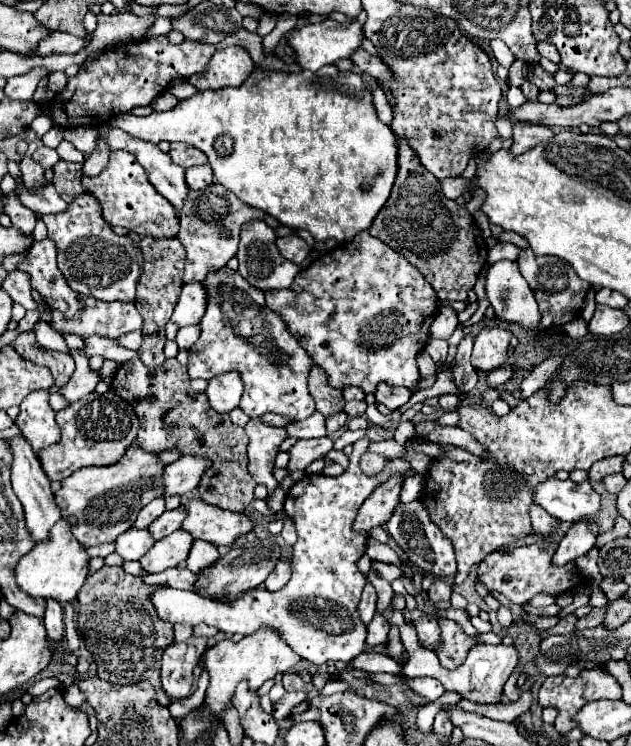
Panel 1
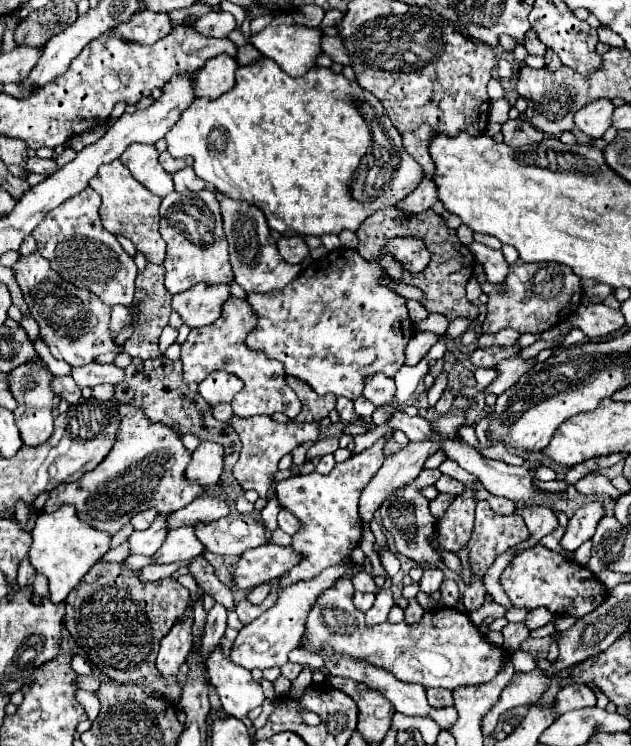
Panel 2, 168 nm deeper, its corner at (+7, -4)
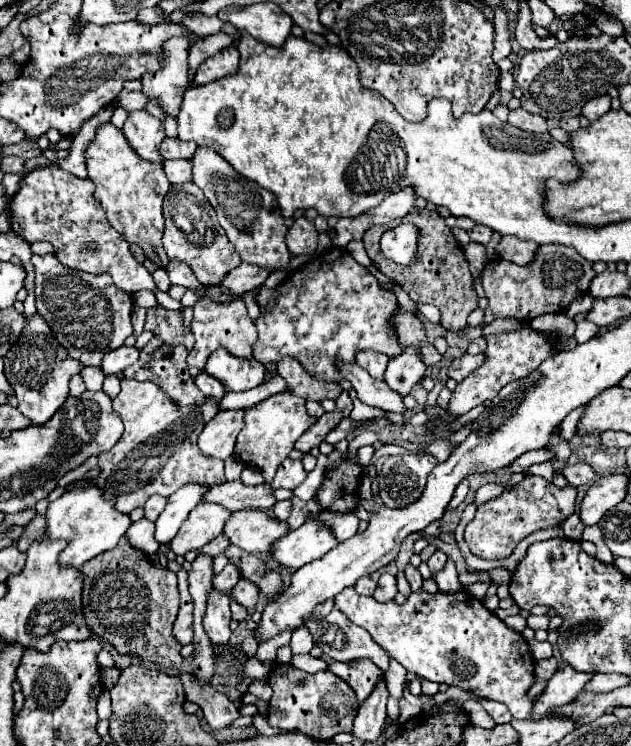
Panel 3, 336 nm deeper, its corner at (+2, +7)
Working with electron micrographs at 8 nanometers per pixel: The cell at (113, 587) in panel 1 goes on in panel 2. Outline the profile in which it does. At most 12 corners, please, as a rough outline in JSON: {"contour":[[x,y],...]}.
{"contour":[[100,561],[68,595],[64,625],[114,683],[178,703],[156,671],[188,605],[170,577]]}

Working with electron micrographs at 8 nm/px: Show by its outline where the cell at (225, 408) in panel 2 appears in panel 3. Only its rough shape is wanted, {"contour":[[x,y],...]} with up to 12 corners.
{"contour":[[199,372],[193,378],[205,396],[223,398],[223,384],[217,378]]}

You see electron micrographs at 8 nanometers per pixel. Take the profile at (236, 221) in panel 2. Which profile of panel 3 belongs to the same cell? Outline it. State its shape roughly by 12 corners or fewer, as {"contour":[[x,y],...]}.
{"contour":[[197,148],[203,190],[241,260],[287,270],[287,226],[273,192]]}

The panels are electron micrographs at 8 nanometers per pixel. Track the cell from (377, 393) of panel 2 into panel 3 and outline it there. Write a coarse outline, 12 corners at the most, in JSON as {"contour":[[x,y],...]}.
{"contour":[[369,350],[357,352],[357,364],[383,380],[389,358]]}

